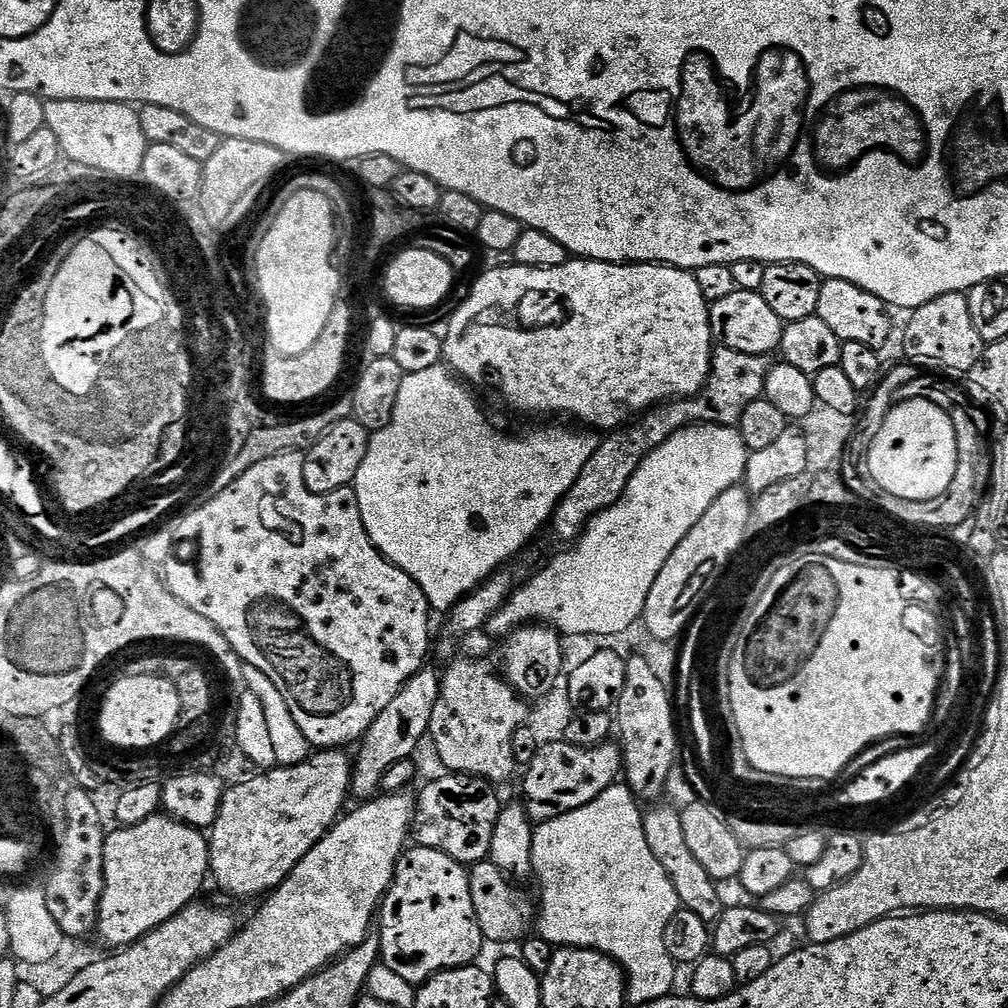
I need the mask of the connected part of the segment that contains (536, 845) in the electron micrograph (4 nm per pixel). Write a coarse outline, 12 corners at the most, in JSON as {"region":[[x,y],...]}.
{"region":[[627,783],[533,836],[538,932],[673,995],[681,910]]}

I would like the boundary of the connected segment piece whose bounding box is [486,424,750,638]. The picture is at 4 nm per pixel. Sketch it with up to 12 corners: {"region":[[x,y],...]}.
{"region":[[739,427],[649,454],[488,621],[616,636],[748,465]]}

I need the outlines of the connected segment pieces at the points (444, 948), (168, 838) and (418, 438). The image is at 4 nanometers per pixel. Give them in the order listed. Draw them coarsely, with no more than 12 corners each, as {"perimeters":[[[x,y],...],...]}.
{"perimeters":[[[417,847],[386,897],[383,967],[422,986],[486,941],[469,869]],[[167,814],[105,846],[101,936],[144,939],[197,899],[212,852]],[[407,373],[354,481],[374,546],[451,613],[598,449],[515,440]]]}

